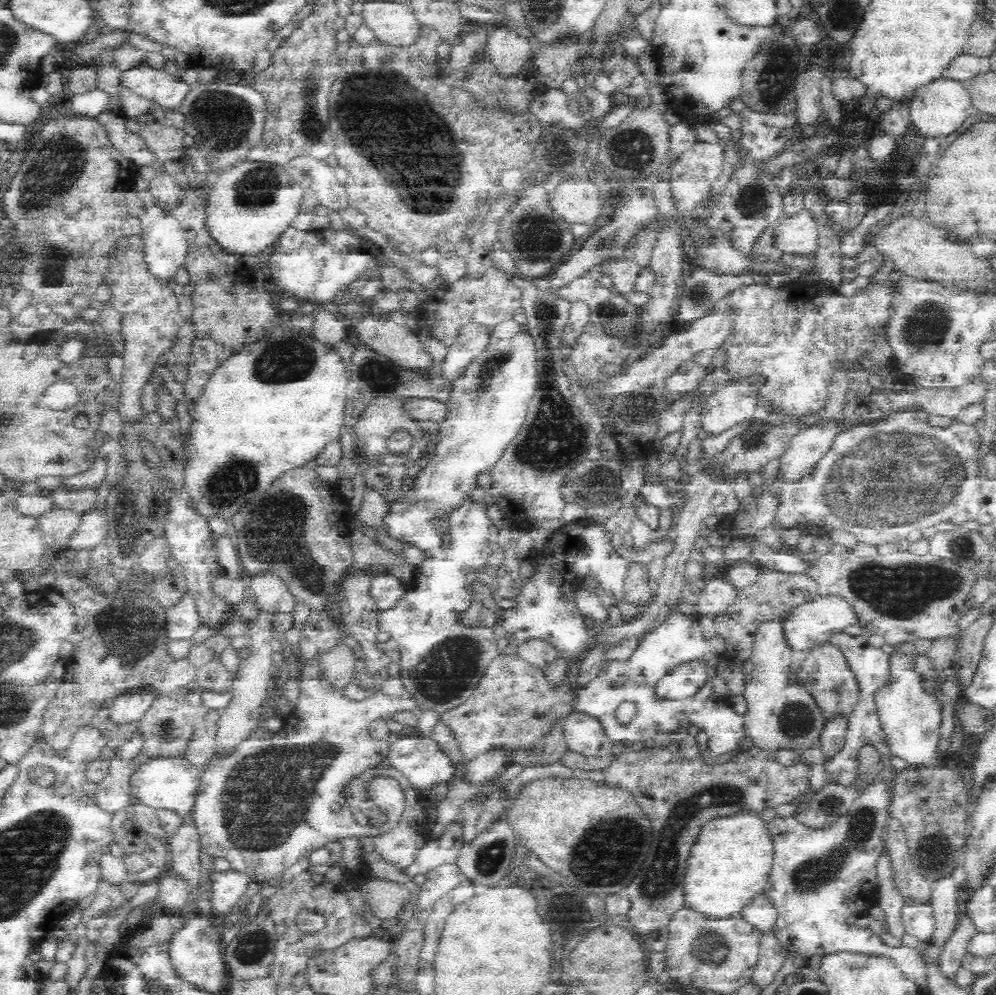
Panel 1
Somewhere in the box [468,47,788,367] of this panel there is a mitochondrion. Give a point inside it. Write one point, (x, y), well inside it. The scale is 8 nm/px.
(539, 240)

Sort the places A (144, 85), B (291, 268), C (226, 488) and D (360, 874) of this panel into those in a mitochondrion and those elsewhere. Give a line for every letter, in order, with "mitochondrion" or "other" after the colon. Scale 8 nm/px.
A: other
B: other
C: mitochondrion
D: other

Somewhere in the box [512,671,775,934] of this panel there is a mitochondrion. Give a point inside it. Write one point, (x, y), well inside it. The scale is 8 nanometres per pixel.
(661, 875)

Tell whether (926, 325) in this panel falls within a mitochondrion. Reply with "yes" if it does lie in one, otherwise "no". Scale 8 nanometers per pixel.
yes

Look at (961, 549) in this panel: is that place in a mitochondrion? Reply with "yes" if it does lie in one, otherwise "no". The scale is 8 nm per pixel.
yes

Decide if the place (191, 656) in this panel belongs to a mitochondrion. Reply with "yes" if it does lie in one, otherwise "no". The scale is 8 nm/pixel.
no

